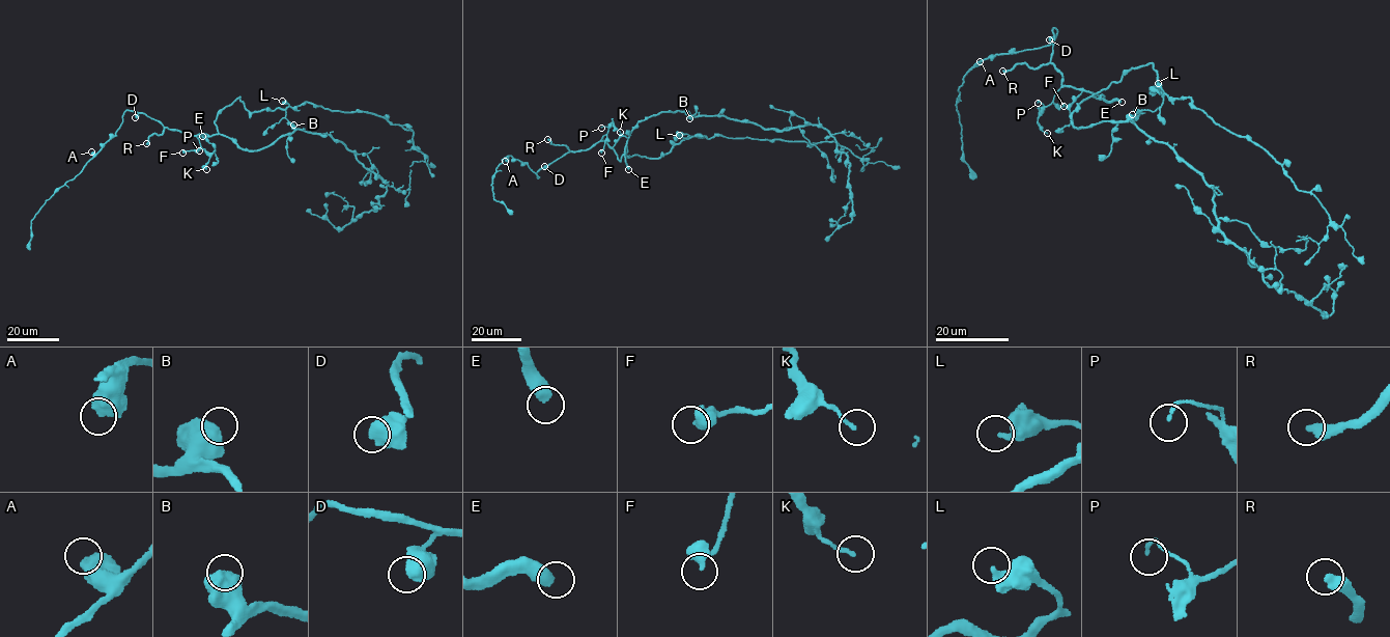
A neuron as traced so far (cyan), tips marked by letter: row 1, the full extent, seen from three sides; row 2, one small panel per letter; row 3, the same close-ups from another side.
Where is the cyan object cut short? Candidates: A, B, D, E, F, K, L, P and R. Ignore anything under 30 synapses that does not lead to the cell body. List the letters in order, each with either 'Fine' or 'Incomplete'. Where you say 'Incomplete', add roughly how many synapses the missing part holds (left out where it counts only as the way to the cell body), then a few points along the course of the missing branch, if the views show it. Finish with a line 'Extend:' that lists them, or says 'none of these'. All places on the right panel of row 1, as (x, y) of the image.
A: Fine
B: Fine
D: Fine
E: Incomplete. Roughly 700 synapses. Course of what is missing: (1122, 102), (1127, 144), (1085, 160), (1062, 149), (1029, 173), (1003, 181), (976, 206)
F: Fine
K: Fine
L: Fine
P: Fine
R: Incomplete. Roughly 160 synapses
Extend: E, R

